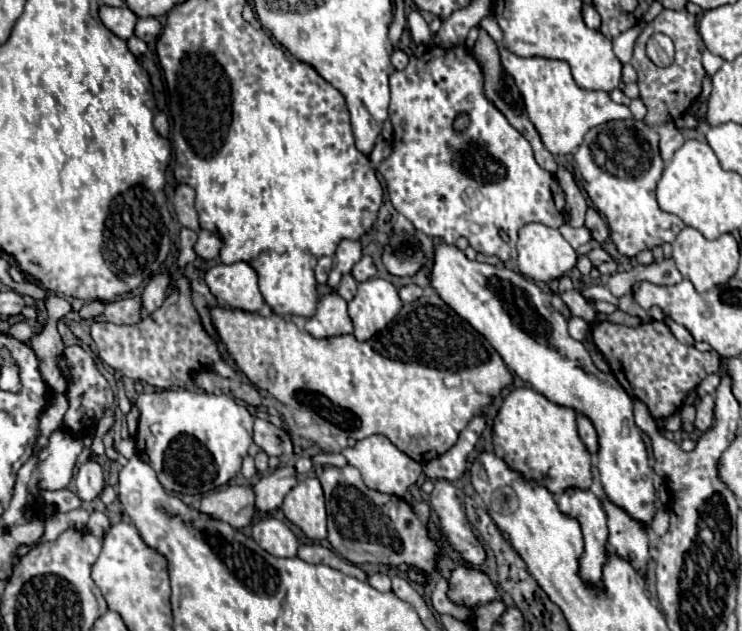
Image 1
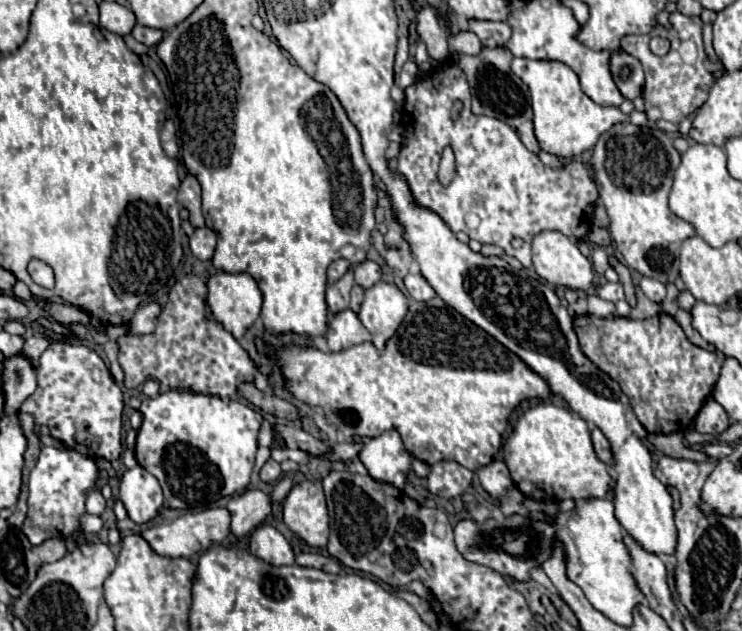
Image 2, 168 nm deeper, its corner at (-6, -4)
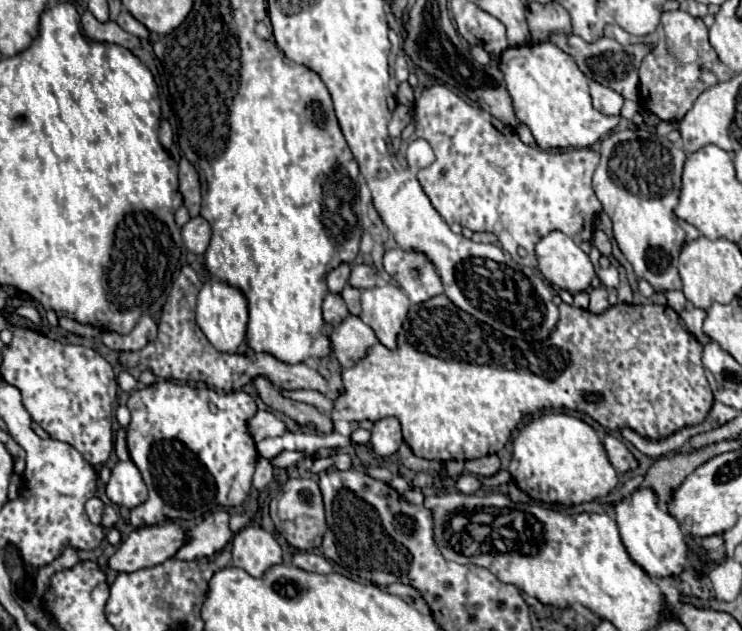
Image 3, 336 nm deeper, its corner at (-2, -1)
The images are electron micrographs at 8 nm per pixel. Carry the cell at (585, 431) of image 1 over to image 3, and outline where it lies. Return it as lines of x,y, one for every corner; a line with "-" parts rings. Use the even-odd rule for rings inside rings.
605,437
603,439
603,447
605,447
605,451
607,451
607,455
609,455
609,461
613,463
613,467
617,469
617,471
621,471
621,473
629,473
629,471
633,471
633,469
637,469
637,459
633,457
633,453
619,441
619,439
615,439
615,437

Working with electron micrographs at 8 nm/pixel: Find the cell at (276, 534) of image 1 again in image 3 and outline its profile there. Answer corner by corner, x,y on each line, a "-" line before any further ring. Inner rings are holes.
247,525
233,535
231,565
245,569
251,577
261,577
269,567
281,563
281,547
271,533
257,525

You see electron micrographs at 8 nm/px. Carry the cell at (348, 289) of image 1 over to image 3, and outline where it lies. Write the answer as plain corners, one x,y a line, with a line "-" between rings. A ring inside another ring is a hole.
347,285
347,287
341,291
341,295
343,295
343,301
345,301
349,313
351,313
351,315
361,315
361,303
359,303
361,291
355,289
355,287
351,287
351,285

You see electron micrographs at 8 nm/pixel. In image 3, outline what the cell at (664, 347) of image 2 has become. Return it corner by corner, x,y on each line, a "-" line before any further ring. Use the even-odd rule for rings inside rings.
437,295
425,303
419,305
411,305
407,321
403,325
403,331
399,333
399,347
397,349
387,349
381,343
371,347
371,353
361,359
355,367
345,369
343,371
343,395
335,401
335,409
331,413
331,419
345,419
345,421
361,421
361,419
369,419
369,421
379,421
387,415
393,415
401,421
403,427
403,439
407,441
407,445
413,449
415,455
423,457
423,459
433,459
433,461
467,461
467,459
477,459
477,457
485,457
491,453
497,453
499,449
505,447
505,443
511,437
511,431
521,423
521,417
525,417
525,413
533,413
533,411
541,411
541,409
569,409
569,411
579,411
589,415
591,419
595,419
601,427
613,431
613,429
623,429
629,427
633,431
637,431
639,435
643,435
645,439
665,439
669,435
673,435
675,431
683,429
683,427
691,427
691,425
699,425
703,423
703,419
707,419
711,407
713,407
713,393
709,389
709,383
705,379
703,373
703,365
701,365
701,343
689,333
685,331
685,327
679,321
679,315
669,307
669,305
625,305
625,303
617,303
613,307
609,307
605,313
601,315
593,315
585,309
577,309
573,305
561,303
559,305
559,323
555,325
555,331
549,335
549,339
545,339
543,343
531,343
527,345
527,341
511,341
511,337
503,335
501,331
495,331
493,327
489,327
487,323
475,319
473,315
461,311
459,307
455,307
447,295
-
593,393
597,397
597,401
585,401
585,397

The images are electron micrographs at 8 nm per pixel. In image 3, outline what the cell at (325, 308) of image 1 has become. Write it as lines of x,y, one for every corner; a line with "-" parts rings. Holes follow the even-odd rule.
349,315
339,327
331,333
331,349
333,355
339,359
341,367
355,367
363,355
377,343
375,333
367,327
359,317

